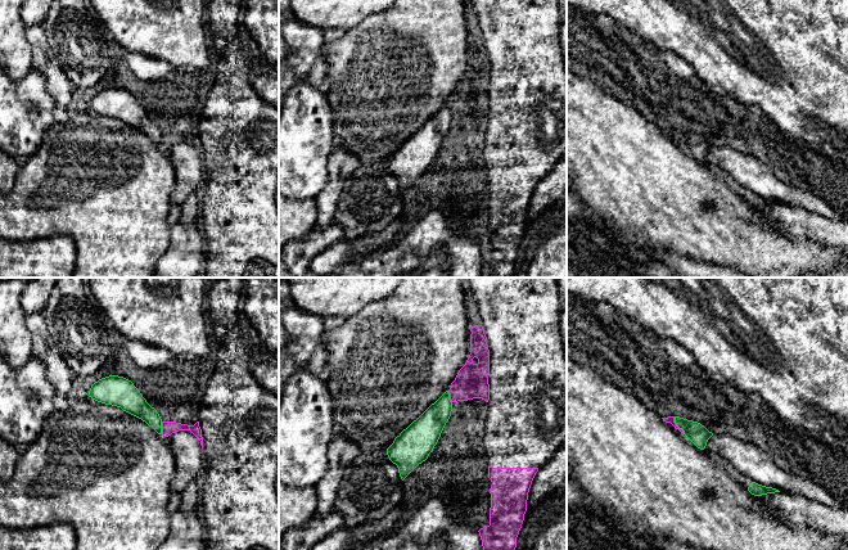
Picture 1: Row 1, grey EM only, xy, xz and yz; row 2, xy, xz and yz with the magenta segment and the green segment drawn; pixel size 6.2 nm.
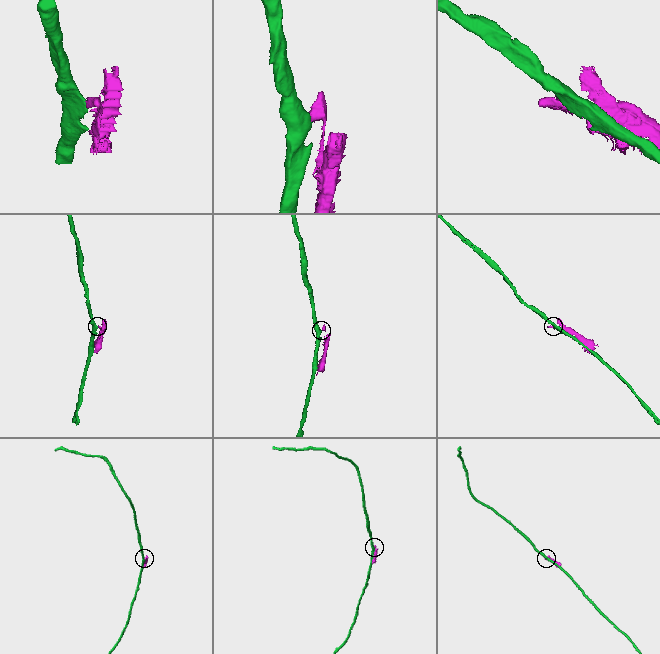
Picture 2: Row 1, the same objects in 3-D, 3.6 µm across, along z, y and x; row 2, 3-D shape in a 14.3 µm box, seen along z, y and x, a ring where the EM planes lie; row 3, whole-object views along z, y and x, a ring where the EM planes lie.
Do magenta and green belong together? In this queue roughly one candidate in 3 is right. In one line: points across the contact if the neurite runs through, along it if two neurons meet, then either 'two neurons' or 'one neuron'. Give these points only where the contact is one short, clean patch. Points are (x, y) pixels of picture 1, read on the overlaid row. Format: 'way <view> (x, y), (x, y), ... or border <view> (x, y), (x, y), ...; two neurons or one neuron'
border yz (673, 416), (673, 422), (684, 432); two neurons

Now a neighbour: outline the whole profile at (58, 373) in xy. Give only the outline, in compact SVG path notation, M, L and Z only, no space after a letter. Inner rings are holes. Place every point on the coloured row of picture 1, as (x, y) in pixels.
M41 312L30 314L26 324L31 333L31 356L45 364L48 379L57 395L68 396L77 392L78 382L50 339L44 315Z

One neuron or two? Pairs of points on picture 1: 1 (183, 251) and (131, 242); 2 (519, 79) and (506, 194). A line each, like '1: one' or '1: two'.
1: two
2: one

